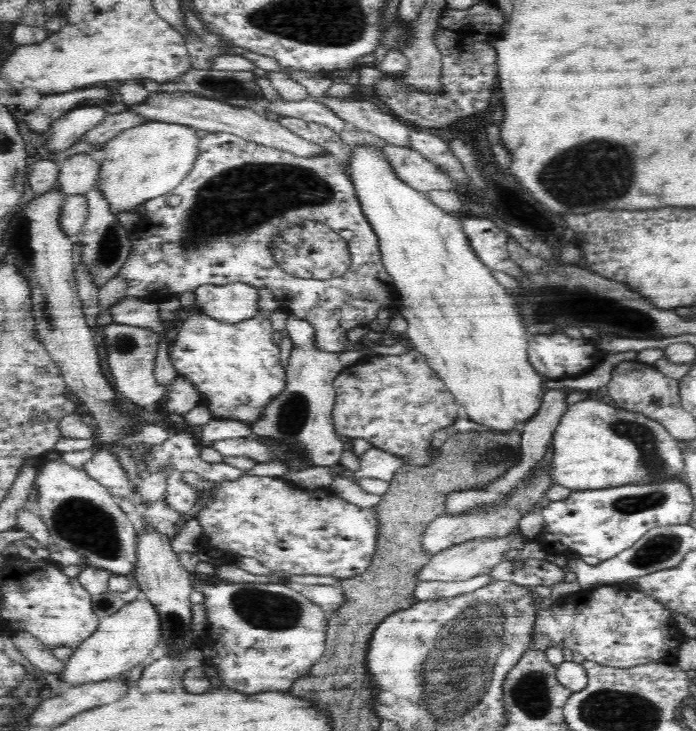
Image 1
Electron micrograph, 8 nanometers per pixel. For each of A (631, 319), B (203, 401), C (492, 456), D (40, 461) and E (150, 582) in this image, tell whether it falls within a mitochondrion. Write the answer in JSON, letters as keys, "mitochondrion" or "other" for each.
{"A":"mitochondrion","B":"other","C":"mitochondrion","D":"other","E":"other"}

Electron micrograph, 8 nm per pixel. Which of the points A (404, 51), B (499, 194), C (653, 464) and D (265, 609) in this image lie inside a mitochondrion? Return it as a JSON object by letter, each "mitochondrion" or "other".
{"A":"other","B":"mitochondrion","C":"mitochondrion","D":"mitochondrion"}

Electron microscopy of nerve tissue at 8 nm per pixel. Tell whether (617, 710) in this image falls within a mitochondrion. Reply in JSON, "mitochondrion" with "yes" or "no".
{"mitochondrion":"yes"}

